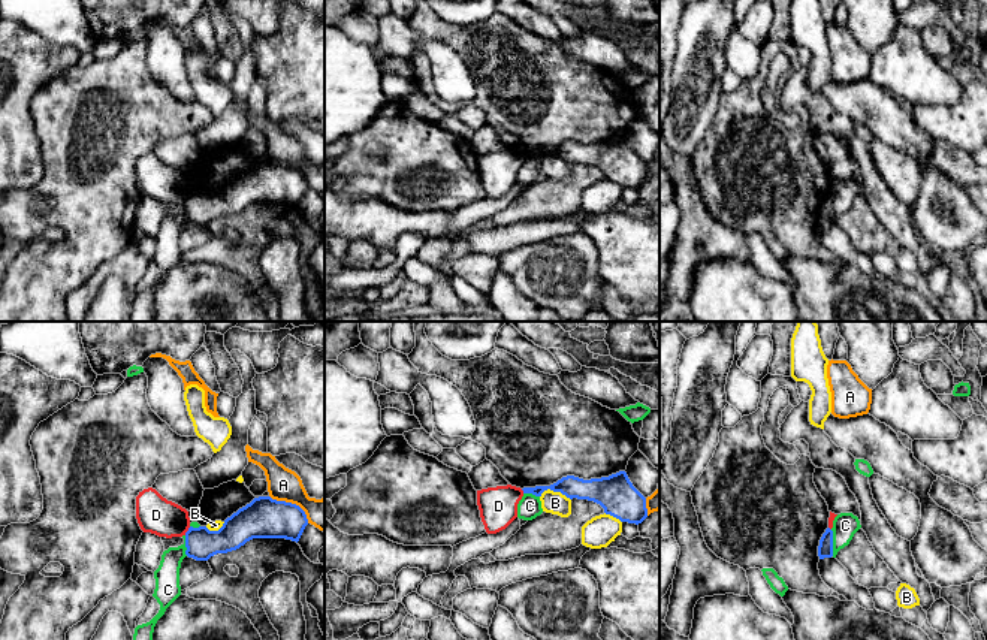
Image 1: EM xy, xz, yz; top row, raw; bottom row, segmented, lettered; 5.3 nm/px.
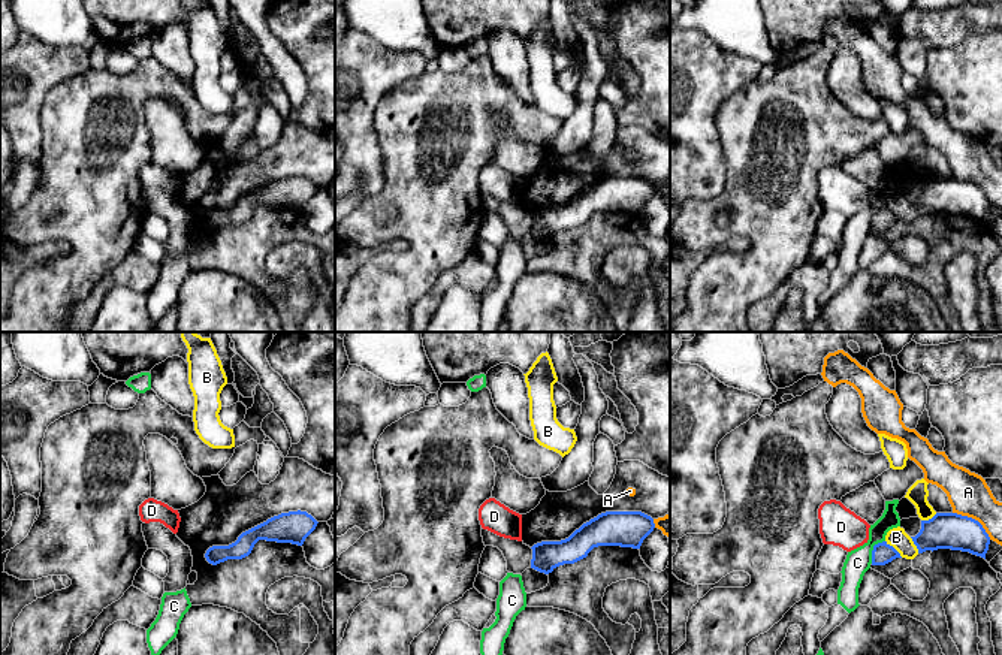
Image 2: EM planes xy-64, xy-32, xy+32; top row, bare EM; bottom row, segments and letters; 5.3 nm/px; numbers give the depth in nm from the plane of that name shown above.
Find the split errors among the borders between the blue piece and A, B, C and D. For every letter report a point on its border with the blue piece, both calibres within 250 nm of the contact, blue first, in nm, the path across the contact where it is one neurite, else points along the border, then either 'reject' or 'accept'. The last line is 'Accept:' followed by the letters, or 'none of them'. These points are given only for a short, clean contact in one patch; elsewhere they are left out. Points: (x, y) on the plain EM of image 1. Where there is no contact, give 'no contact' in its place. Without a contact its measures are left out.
A: xy (290, 168) | 220/180 nm | reject
B: xz (555, 156) | 140/120 nm | reject
C: yz (832, 208) | 80/140 nm | reject
D: xy (187, 196) | 170/200 nm | along xy (190, 192), (184, 199) | reject
Accept: none of them

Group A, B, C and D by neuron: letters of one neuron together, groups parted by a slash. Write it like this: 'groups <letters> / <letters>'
groups A / B / C / D

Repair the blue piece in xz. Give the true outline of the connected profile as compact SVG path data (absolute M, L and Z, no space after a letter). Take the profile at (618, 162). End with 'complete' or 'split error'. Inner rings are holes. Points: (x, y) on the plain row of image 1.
M625 136L609 142L583 145L567 141L550 151L523 153L523 159L541 161L544 156L561 157L567 163L600 169L606 179L621 187L642 188L648 182L646 163L633 151Z | complete

